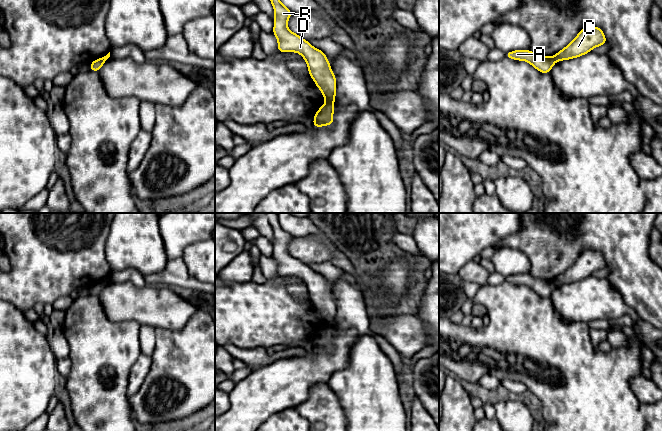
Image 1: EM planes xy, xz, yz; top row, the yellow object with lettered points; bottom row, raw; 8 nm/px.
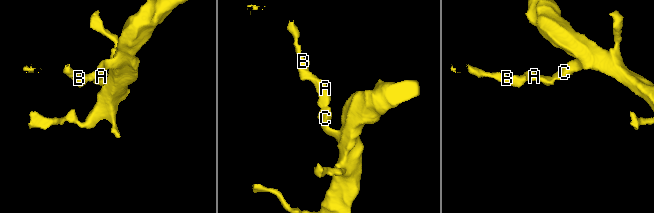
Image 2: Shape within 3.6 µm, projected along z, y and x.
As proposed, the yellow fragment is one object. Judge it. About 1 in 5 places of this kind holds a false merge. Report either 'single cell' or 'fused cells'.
fused cells

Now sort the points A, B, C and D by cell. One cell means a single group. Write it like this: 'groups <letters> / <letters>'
groups A B D / C

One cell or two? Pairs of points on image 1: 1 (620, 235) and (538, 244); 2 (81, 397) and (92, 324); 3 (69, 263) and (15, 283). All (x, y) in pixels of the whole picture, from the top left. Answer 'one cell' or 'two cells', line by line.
1: one cell
2: one cell
3: one cell

